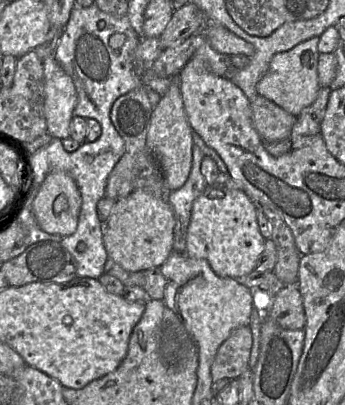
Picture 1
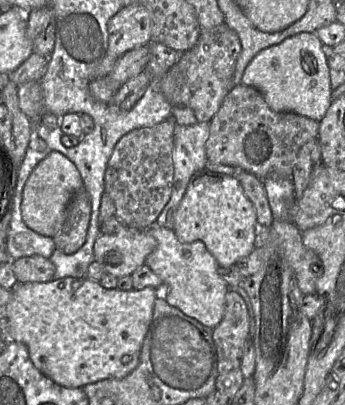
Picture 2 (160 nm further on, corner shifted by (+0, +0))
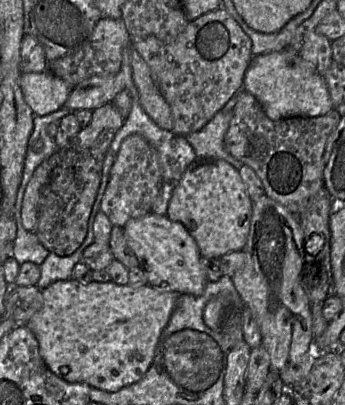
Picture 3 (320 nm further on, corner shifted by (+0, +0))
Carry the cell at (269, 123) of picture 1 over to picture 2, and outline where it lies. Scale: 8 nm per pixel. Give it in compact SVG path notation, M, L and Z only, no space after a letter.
M239 84L209 122L206 156L210 163L238 167L261 180L269 175L291 178L300 149L318 135L319 122L293 112L274 112L257 89Z

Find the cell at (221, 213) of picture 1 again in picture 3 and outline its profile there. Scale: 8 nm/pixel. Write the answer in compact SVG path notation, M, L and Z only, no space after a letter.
M197 157L175 187L167 216L186 227L202 257L219 259L229 252L243 250L250 231L252 207L246 185L235 167L223 159Z

